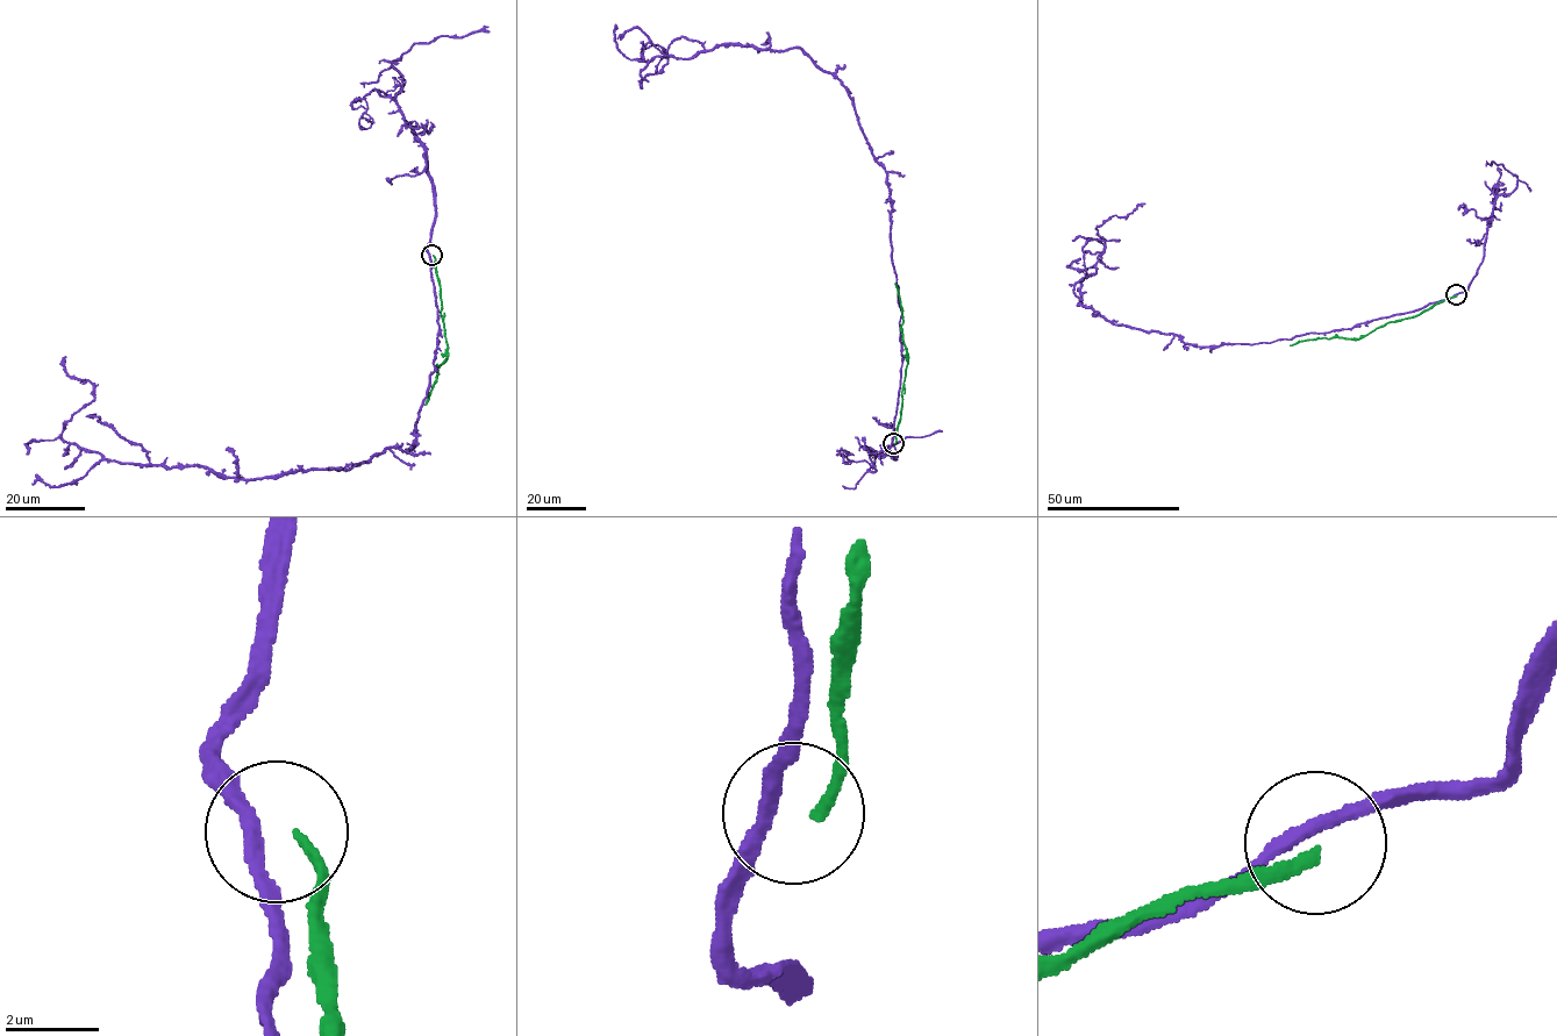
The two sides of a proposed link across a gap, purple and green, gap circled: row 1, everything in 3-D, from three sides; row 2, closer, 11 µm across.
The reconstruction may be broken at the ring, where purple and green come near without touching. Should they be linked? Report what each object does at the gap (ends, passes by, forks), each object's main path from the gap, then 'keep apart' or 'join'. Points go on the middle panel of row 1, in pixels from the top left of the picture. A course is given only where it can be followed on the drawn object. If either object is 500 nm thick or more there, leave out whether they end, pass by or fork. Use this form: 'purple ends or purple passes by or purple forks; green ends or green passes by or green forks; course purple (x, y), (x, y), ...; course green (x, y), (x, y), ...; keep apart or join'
purple passes by; green ends; course purple (892, 442), (890, 188), (848, 90), (800, 49), (720, 44), (638, 59), (643, 50), (664, 55), (642, 88); course green (894, 443), (907, 363), (901, 308), (894, 284); keep apart

